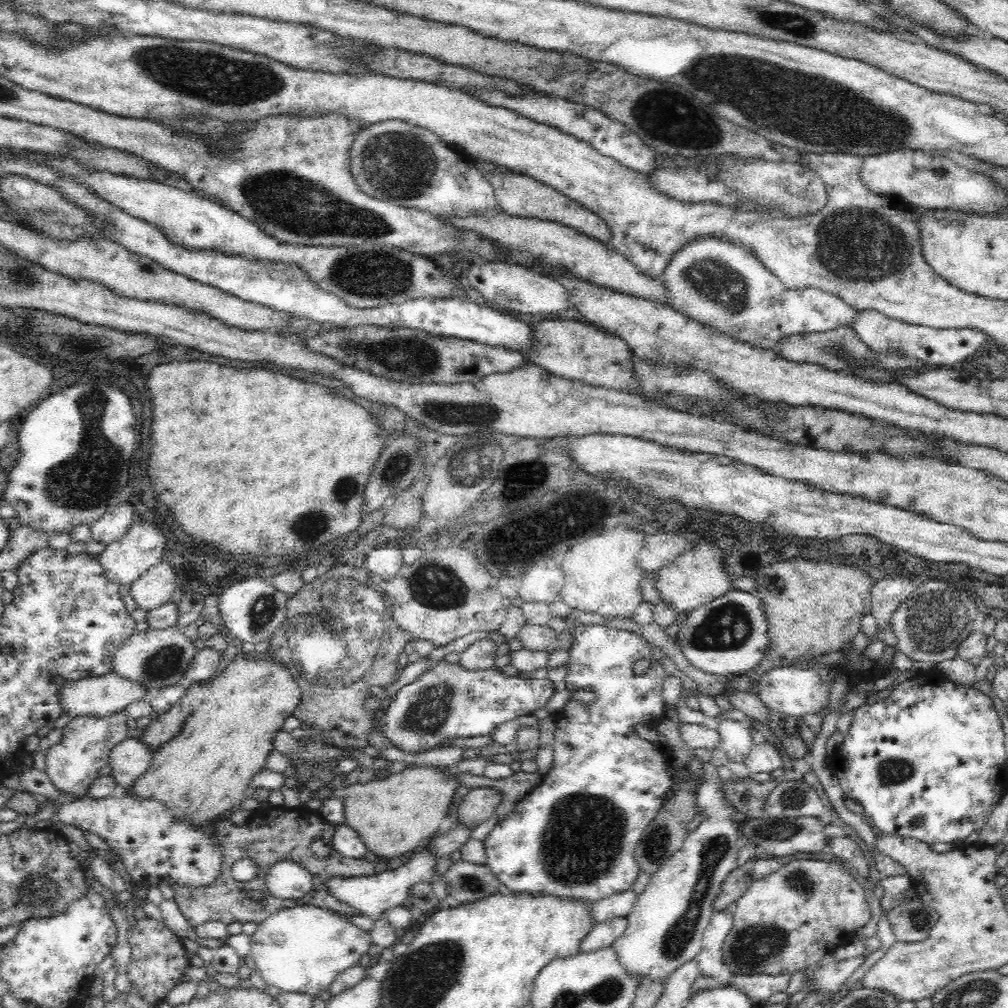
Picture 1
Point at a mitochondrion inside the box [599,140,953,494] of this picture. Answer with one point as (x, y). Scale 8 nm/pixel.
(860, 245)

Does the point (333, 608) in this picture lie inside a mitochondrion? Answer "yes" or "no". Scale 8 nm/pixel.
yes

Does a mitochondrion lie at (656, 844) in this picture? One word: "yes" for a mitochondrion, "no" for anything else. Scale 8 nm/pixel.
yes

